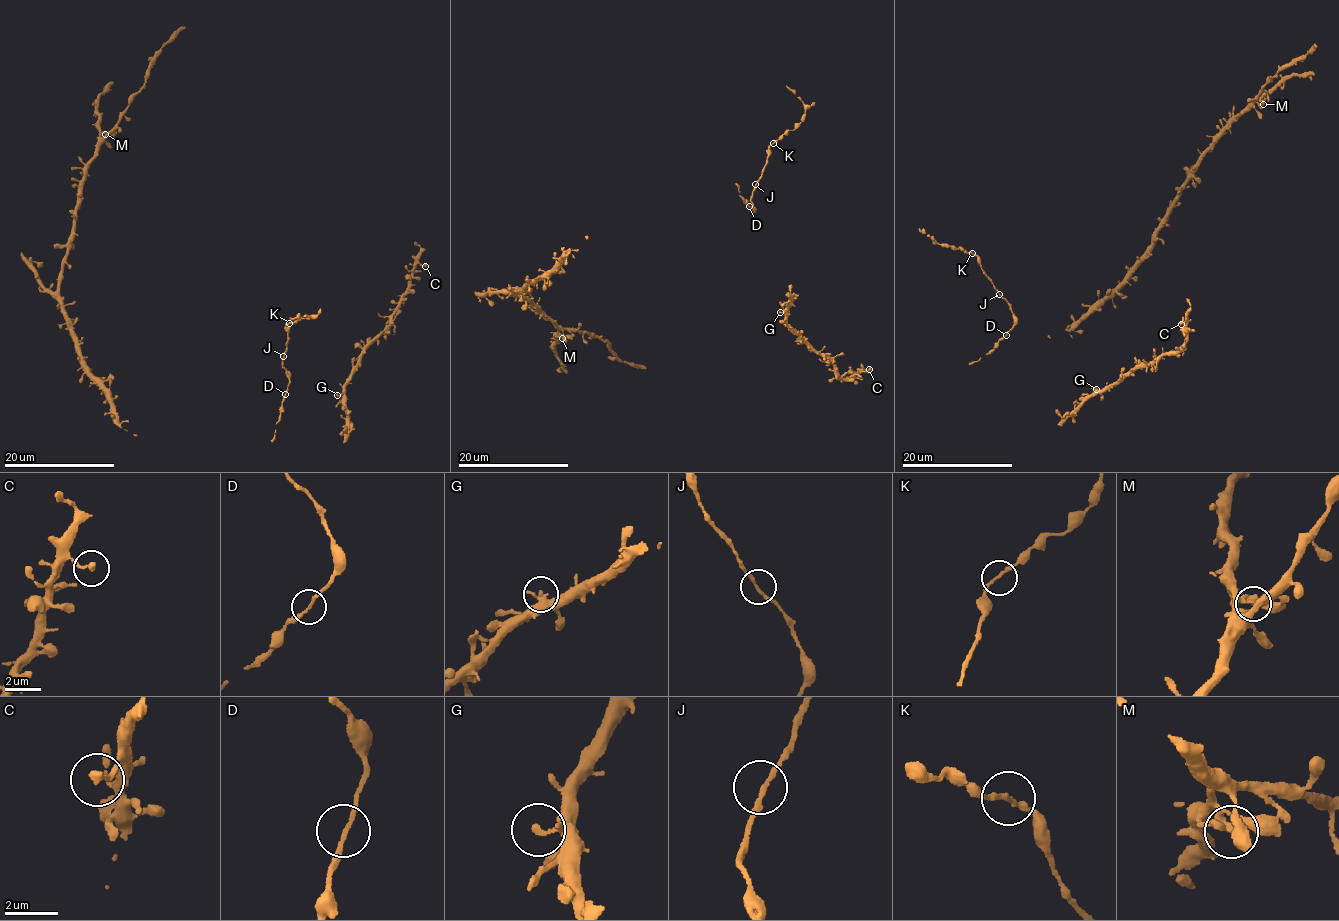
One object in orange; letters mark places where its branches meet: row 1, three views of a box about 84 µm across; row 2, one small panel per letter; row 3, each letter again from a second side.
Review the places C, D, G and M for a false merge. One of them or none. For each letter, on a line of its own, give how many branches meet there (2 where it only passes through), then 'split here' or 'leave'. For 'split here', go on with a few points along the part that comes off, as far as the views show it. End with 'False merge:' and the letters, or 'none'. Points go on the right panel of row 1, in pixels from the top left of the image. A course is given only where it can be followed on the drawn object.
C: 1 branches meet; leave
D: 2 branches meet; leave
G: 2 branches meet; leave
M: 2 branches meet; leave
False merge: none

